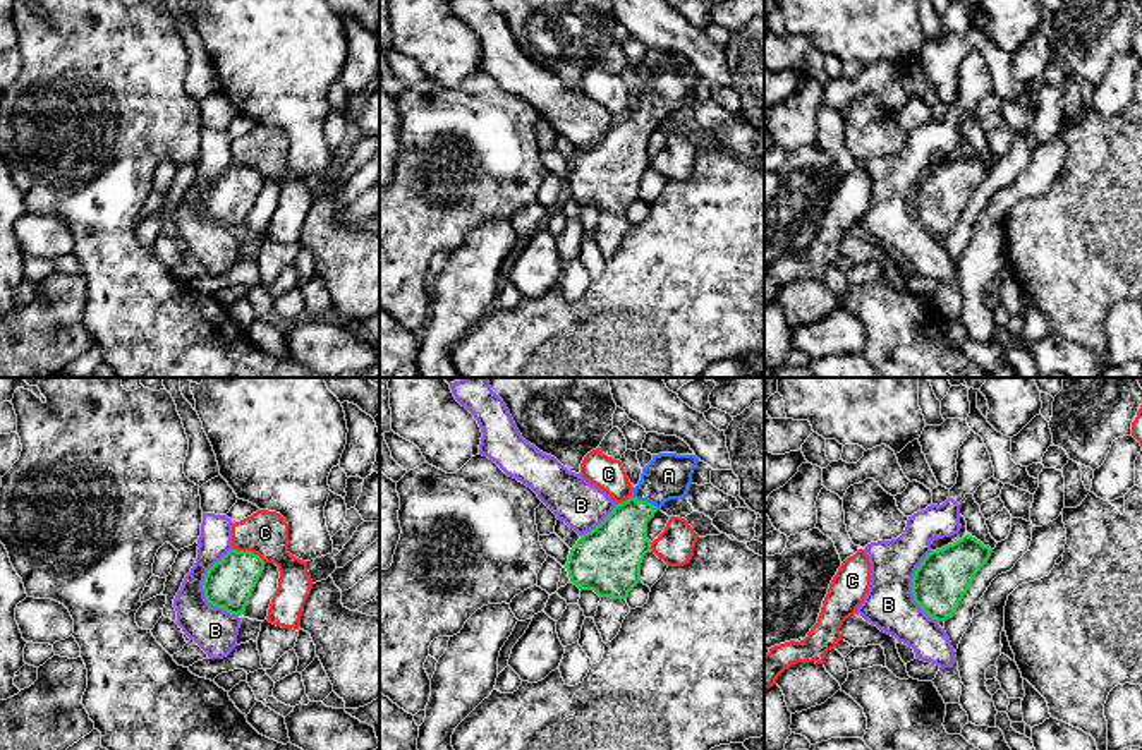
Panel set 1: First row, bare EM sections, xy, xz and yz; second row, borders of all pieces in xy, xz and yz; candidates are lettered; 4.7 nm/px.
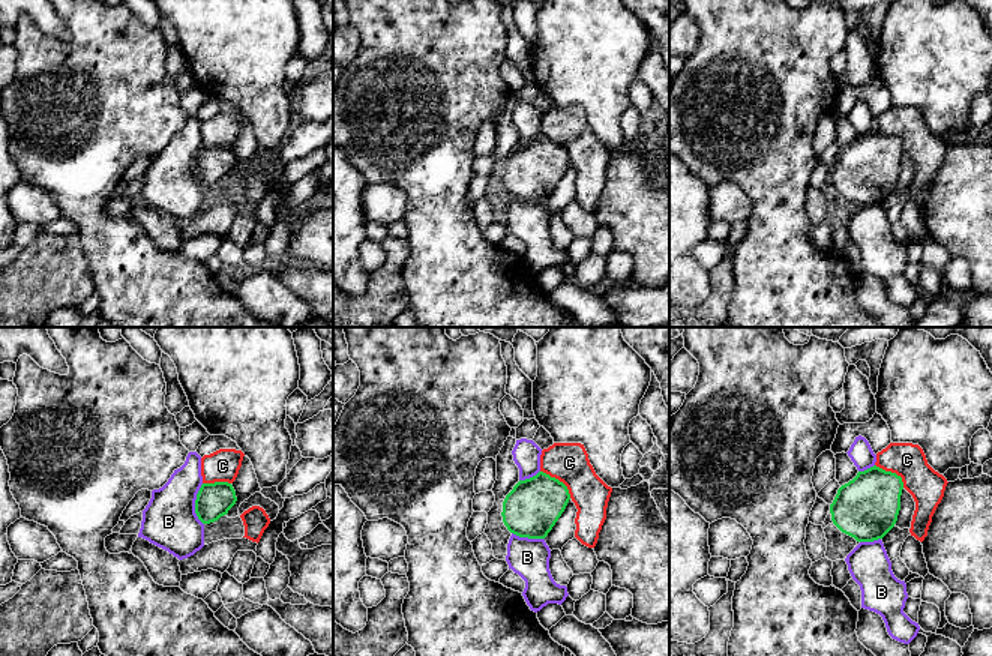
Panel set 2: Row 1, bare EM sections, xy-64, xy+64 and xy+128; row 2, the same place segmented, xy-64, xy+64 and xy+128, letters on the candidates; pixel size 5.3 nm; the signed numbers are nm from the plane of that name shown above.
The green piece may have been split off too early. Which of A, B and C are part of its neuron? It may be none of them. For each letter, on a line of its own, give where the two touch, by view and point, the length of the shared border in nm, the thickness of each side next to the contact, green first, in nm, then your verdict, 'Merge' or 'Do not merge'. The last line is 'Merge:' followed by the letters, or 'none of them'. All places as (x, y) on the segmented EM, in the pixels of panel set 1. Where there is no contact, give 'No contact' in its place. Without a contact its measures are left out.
A: Touches green at xz (644, 502). Shared border 140 nm. Thickness 280 nm (green) against 220 nm. Merge
B: Touches green at xy (203, 589). Shared border 320 nm. Thickness 220 nm (green) against 200 nm. Do not merge
C: Touches green at xy (249, 551). Shared border 170 nm. Thickness 220 nm (green) against 220 nm. Do not merge
Merge: A

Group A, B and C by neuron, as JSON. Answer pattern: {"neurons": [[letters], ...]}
{"neurons": [["A"], ["B"], ["C"]]}

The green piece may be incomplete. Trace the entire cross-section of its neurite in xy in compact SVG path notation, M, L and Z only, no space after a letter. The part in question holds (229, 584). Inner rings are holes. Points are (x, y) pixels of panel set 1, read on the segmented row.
M230 549L204 577L206 601L230 614L244 614L263 570L264 561L258 554Z

